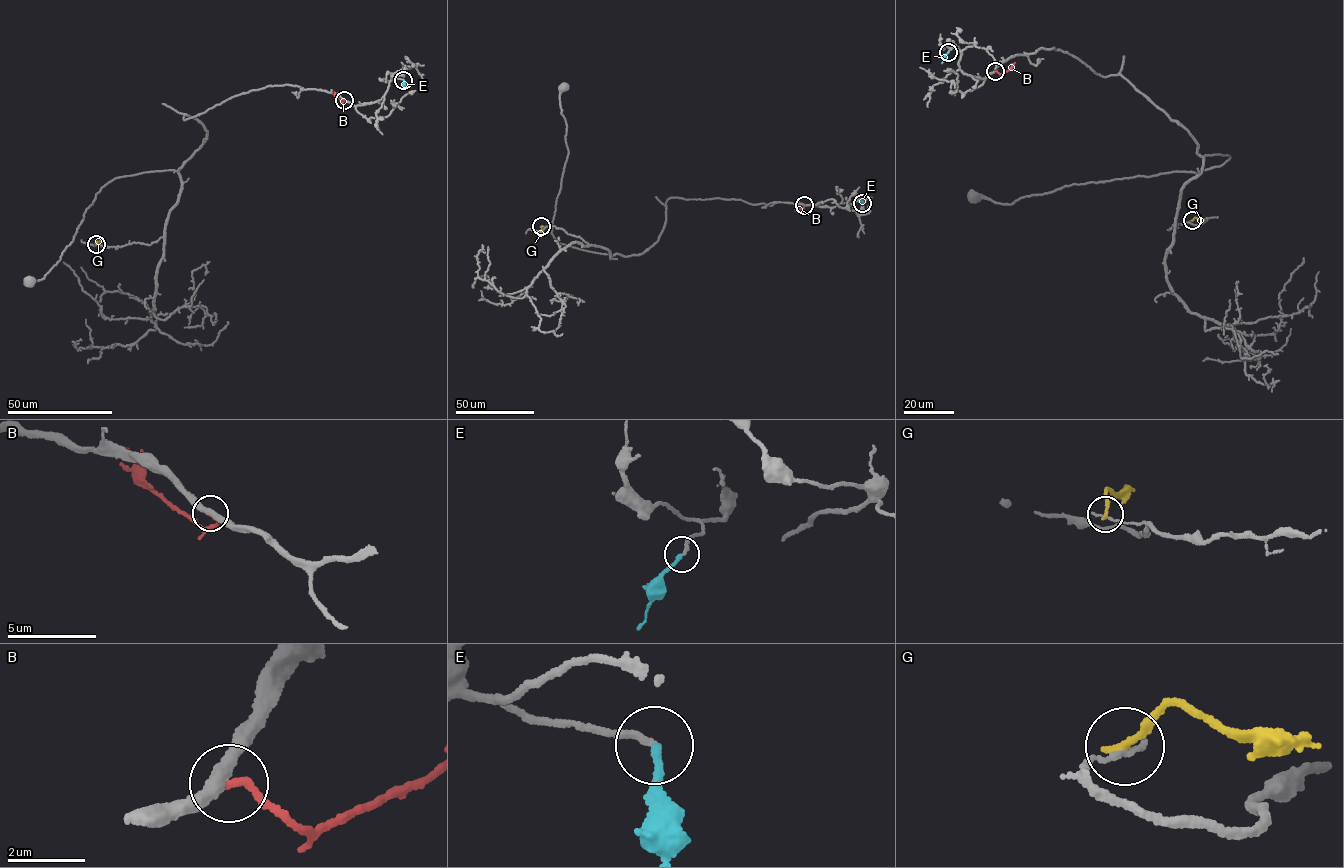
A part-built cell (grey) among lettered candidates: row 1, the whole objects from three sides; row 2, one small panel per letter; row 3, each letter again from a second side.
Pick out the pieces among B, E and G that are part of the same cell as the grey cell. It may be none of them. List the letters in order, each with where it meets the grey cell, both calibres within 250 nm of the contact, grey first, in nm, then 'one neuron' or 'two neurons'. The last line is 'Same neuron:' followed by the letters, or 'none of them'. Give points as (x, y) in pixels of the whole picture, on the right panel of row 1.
B: contact (995, 71); calibres 360 and 200 nm; two neurons
E: contact (948, 52); calibres 190 and 200 nm; one neuron
G: contact (1192, 220); calibres 130 and 240 nm; two neurons
Same neuron: E

